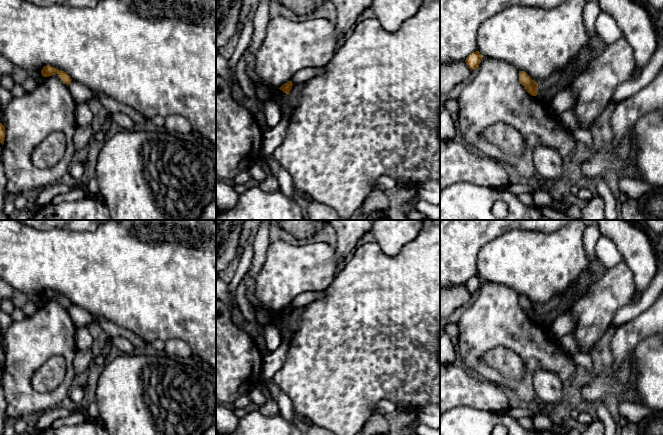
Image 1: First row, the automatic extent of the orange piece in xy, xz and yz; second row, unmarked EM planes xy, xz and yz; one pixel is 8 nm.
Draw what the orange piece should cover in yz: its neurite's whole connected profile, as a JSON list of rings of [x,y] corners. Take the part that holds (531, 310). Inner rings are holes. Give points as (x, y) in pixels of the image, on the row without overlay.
[[[519,295],[519,305],[530,319],[537,319],[538,308],[526,296]]]

